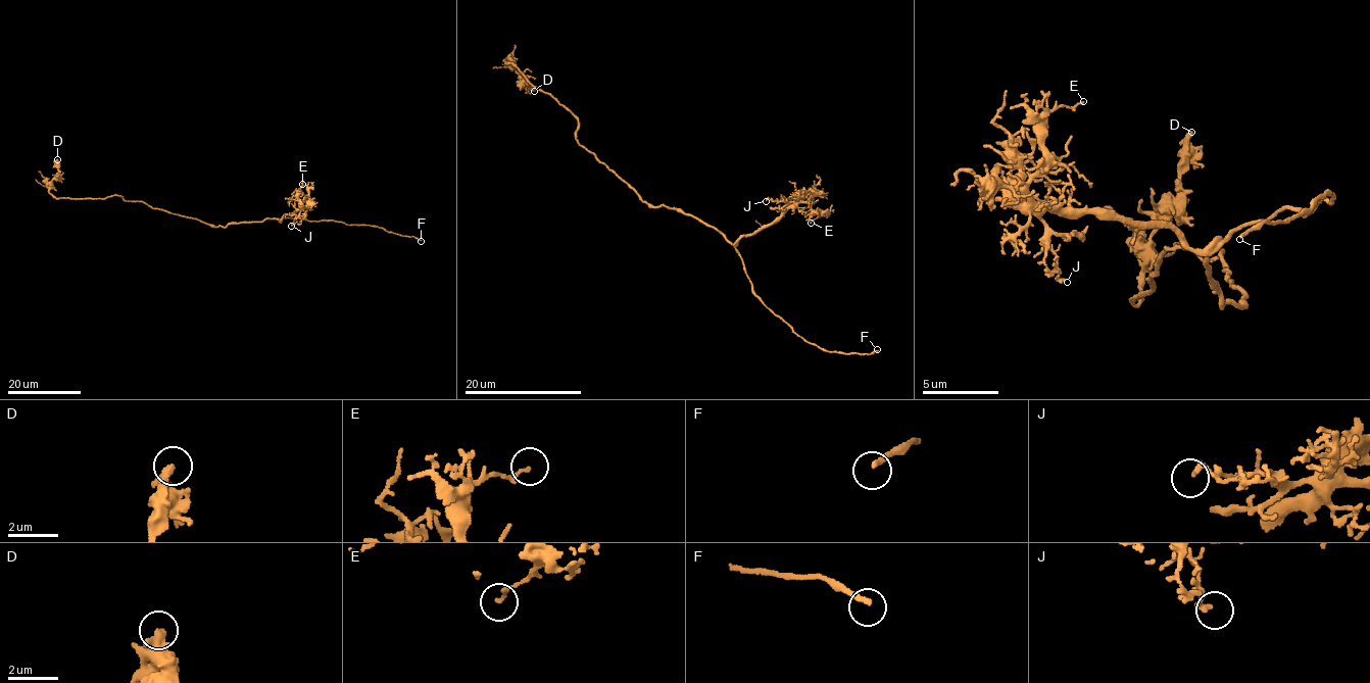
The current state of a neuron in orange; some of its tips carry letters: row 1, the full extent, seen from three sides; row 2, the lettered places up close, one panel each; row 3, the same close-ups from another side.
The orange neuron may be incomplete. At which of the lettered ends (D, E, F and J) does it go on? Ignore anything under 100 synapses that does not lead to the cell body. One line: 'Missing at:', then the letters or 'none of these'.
Missing at: F

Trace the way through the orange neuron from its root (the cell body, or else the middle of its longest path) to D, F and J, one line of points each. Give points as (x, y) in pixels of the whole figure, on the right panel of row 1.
D: (1231, 303), (1249, 298), (1226, 251), (1202, 259), (1183, 247), (1164, 253), (1157, 286), (1133, 302), (1191, 132)
F: (1231, 303), (1204, 275), (1211, 248), (1241, 225), (1332, 199), (1323, 191), (1311, 209), (1239, 239)
J: (1231, 303), (1219, 303), (1204, 275), (1218, 242), (1192, 246), (1163, 228), (1047, 211), (1047, 248), (1067, 282)

